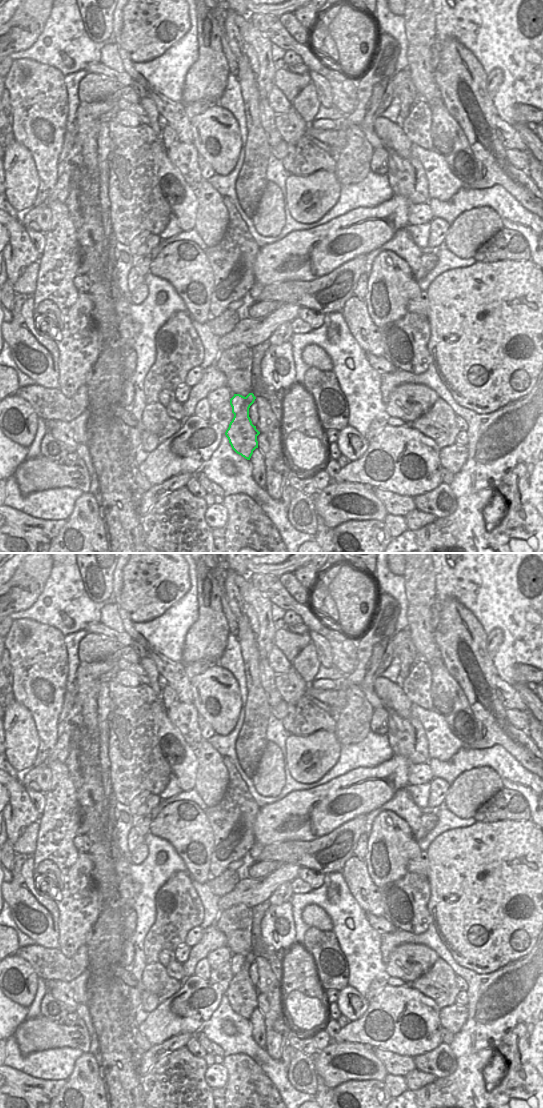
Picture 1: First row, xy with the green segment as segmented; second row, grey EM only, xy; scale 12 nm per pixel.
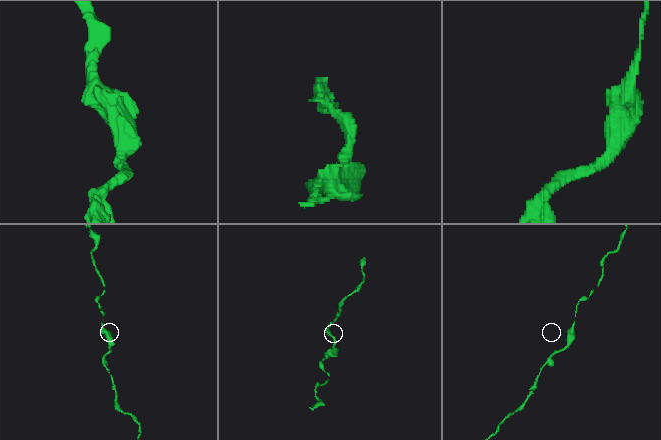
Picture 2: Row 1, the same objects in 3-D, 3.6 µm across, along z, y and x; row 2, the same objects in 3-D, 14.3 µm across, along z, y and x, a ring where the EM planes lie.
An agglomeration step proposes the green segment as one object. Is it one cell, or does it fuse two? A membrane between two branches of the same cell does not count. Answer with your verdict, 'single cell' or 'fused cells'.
single cell

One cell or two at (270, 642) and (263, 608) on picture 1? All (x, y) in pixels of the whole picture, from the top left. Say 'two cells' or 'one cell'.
one cell

